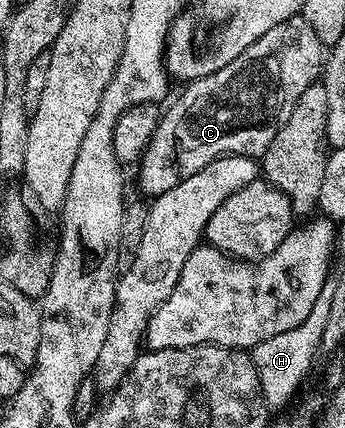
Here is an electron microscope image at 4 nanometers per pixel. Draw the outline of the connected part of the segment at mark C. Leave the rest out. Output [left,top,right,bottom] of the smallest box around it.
[137,16,325,196]

